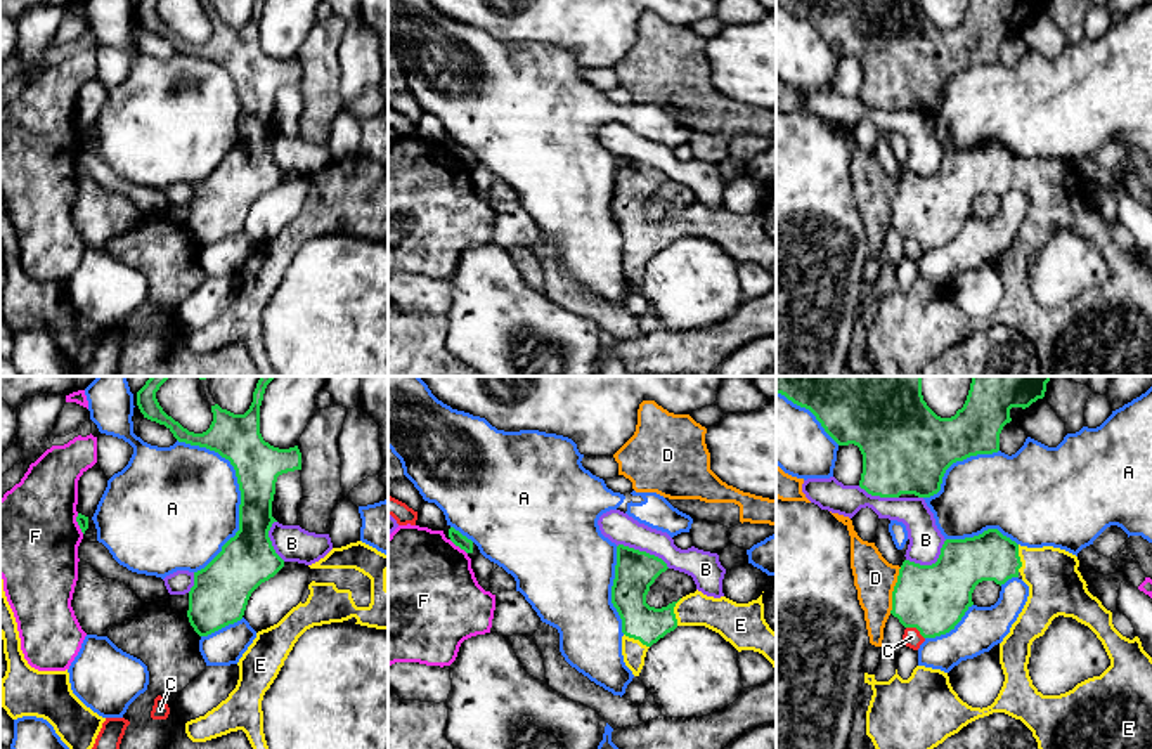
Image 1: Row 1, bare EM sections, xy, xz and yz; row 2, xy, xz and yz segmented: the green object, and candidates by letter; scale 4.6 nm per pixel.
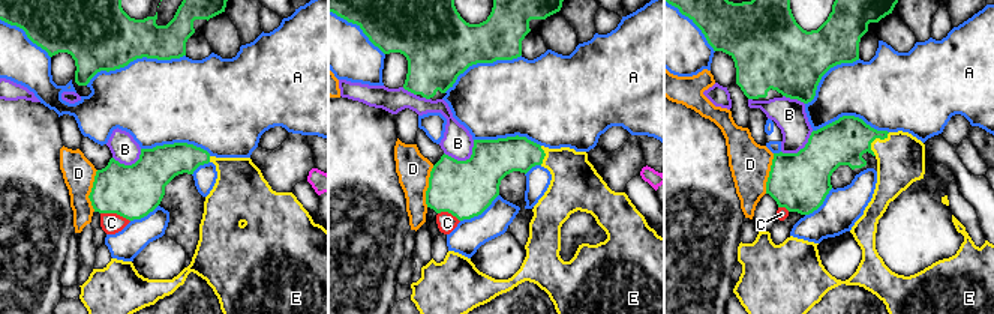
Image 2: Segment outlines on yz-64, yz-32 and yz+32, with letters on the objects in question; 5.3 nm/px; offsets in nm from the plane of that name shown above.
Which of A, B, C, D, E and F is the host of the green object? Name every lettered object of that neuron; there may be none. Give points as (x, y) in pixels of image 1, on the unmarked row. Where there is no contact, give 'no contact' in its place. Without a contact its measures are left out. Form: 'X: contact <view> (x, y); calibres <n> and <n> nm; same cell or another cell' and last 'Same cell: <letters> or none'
A: contact xy (241, 104); calibres 220 and 480 nm; another cell
B: contact xz (643, 163); calibres 190 and 150 nm; another cell
C: contact yz (917, 240); calibres 320 and 90 nm; another cell
D: contact yz (894, 201); calibres 320 and 190 nm; another cell
E: contact xz (673, 224); calibres 180 and 160 nm; same cell
F: contact xz (458, 156); calibres 60 and 480 nm; another cell
Same cell: E

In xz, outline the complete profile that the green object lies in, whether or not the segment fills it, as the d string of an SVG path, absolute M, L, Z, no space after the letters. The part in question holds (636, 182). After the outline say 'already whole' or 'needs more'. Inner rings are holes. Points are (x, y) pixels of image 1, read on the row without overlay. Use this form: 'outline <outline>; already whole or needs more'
outline M617 158L612 215L622 231L624 274L634 288L639 288L648 260L677 238L705 238L738 264L762 265L776 283L776 244L764 231L762 206L748 215L736 215L696 201L667 218L650 218L646 215L650 198L667 180L667 175L655 166Z; needs more

